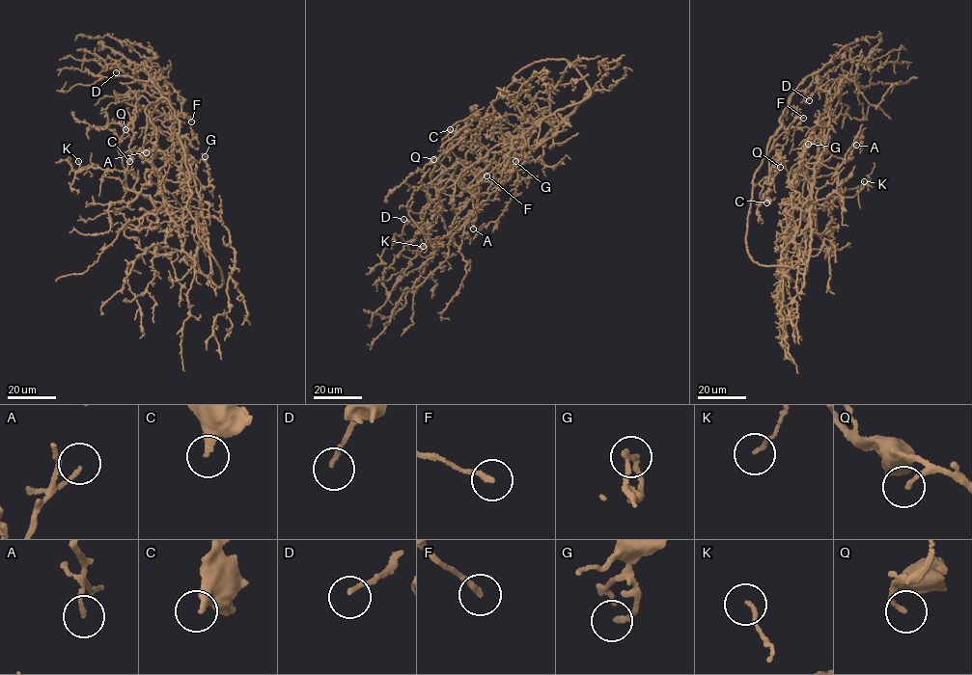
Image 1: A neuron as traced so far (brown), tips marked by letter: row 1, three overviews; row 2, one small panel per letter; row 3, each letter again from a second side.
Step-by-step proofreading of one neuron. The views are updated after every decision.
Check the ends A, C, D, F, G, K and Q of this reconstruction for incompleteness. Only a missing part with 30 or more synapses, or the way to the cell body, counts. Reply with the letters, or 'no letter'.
no letter

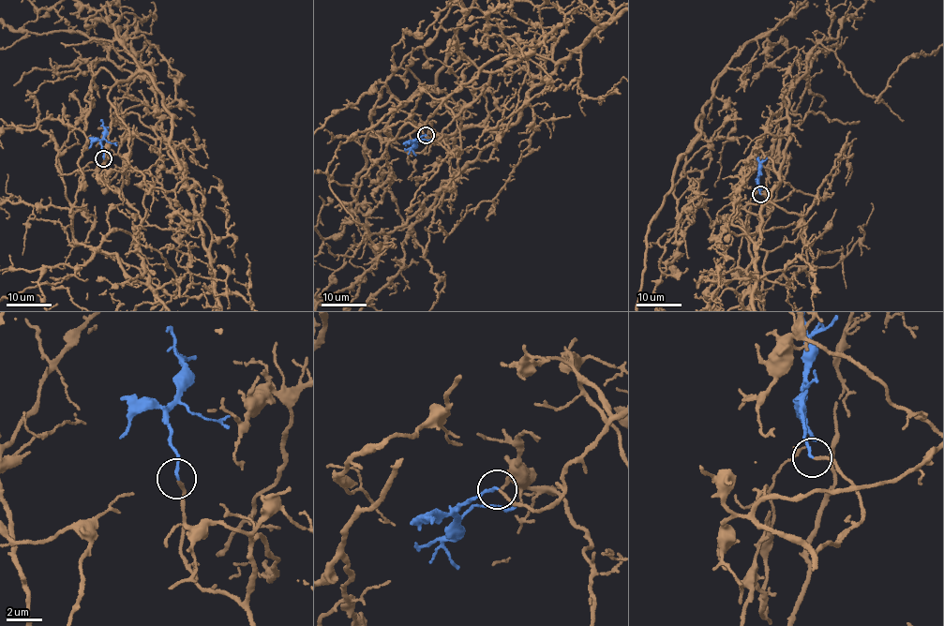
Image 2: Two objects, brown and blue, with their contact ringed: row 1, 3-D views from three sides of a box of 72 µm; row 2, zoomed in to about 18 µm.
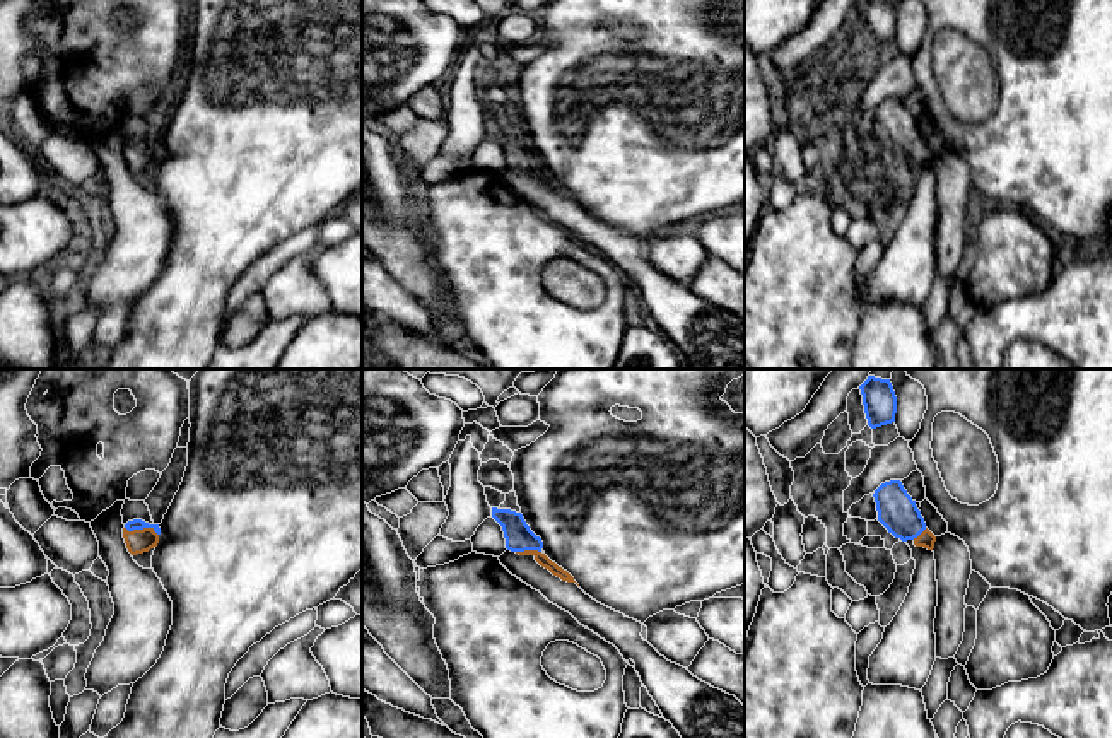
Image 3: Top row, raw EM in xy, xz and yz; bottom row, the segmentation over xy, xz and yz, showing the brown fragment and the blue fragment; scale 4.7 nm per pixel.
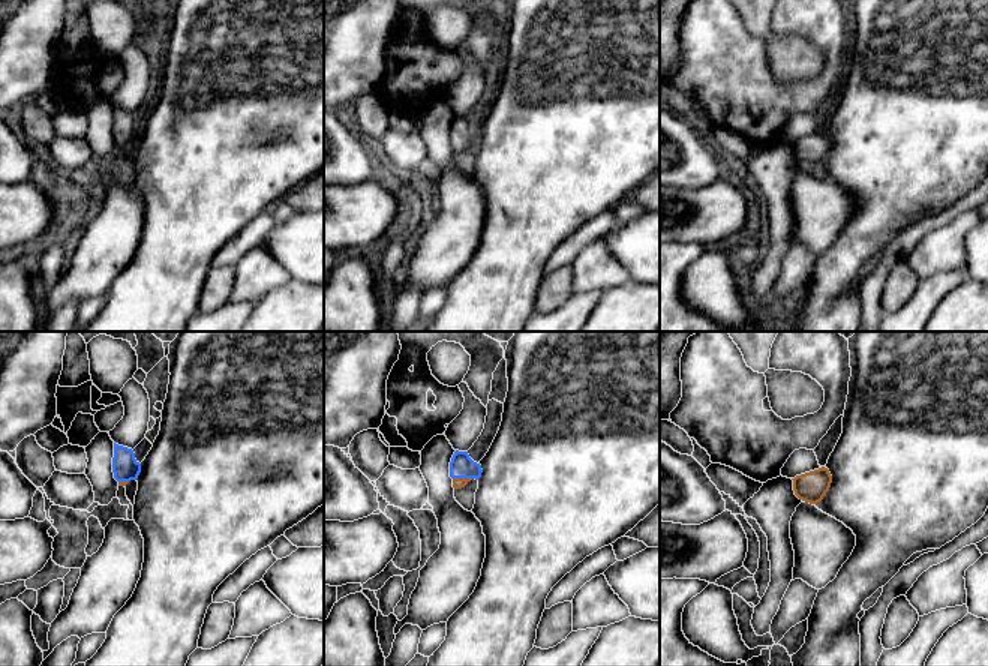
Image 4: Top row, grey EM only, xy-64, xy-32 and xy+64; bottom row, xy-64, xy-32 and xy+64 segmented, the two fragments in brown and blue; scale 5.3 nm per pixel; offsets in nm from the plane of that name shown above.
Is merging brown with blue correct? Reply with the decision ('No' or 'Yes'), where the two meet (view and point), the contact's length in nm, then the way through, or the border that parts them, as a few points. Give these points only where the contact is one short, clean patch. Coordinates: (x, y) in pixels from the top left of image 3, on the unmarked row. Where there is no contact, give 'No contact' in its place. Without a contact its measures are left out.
Yes. Touches brown at xy (144, 146). Shared border 170 nm. Path across: xy (139, 158), (144, 146), (137, 140)

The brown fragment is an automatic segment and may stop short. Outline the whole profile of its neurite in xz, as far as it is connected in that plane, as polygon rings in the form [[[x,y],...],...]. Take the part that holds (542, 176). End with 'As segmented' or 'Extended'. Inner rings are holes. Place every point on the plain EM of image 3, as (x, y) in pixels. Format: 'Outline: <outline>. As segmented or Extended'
Outline: [[[492,125],[492,135],[502,144],[507,167],[519,173],[533,173],[535,178],[553,193],[567,200],[576,200],[567,188],[559,184],[541,169],[541,155],[530,147],[521,130]]]. Extended

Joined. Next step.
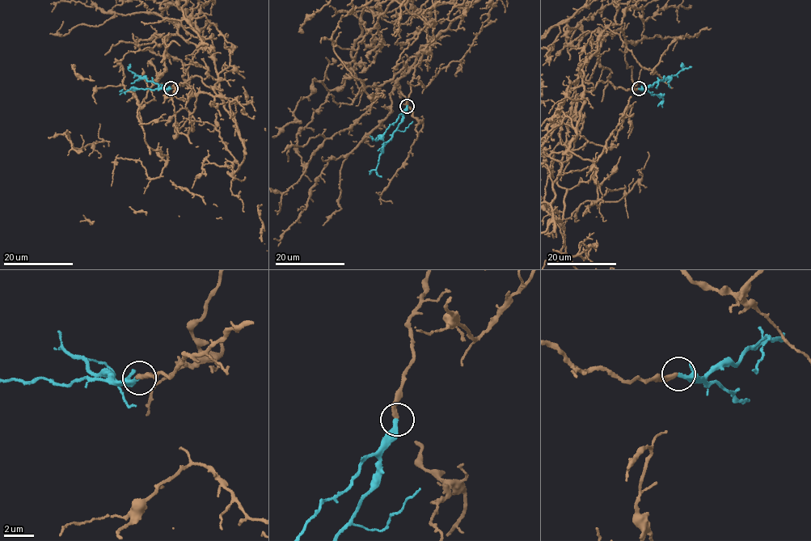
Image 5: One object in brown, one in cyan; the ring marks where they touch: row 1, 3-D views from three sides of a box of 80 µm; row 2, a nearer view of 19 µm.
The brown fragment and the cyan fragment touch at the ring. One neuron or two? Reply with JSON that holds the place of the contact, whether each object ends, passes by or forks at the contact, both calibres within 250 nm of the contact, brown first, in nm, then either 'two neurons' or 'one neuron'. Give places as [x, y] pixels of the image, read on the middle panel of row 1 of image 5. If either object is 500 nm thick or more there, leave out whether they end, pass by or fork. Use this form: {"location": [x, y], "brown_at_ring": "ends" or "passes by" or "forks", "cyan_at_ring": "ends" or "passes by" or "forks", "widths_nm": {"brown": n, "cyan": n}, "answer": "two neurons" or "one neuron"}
{"location": [407, 106], "brown_at_ring": "ends", "cyan_at_ring": "ends", "widths_nm": {"brown": 320, "cyan": 280}, "answer": "one neuron"}

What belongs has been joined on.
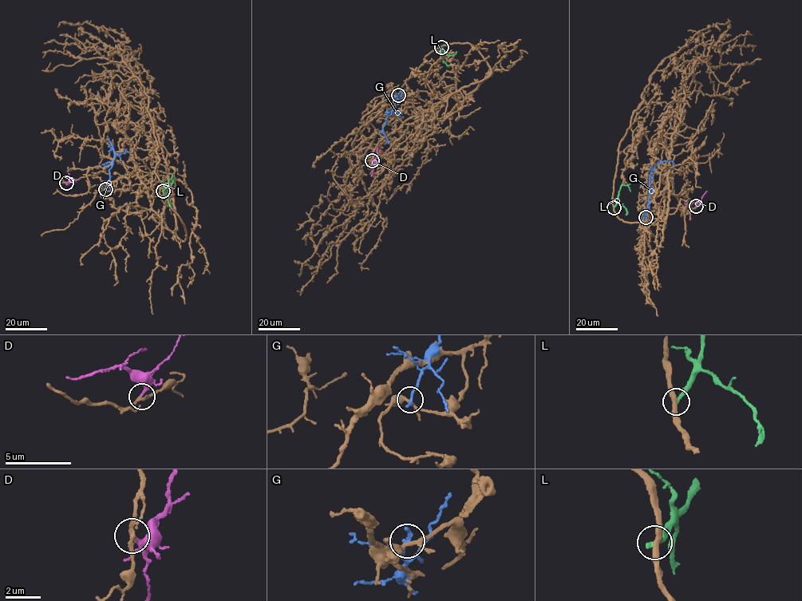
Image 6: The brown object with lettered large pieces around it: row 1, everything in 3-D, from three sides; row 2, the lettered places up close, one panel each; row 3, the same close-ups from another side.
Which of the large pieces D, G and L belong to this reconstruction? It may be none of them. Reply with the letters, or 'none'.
D

